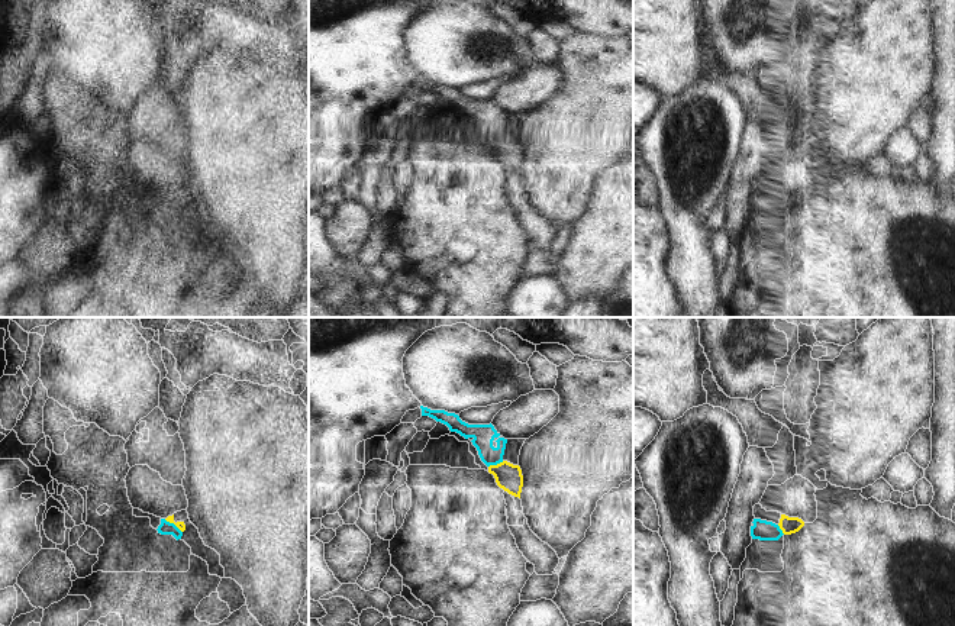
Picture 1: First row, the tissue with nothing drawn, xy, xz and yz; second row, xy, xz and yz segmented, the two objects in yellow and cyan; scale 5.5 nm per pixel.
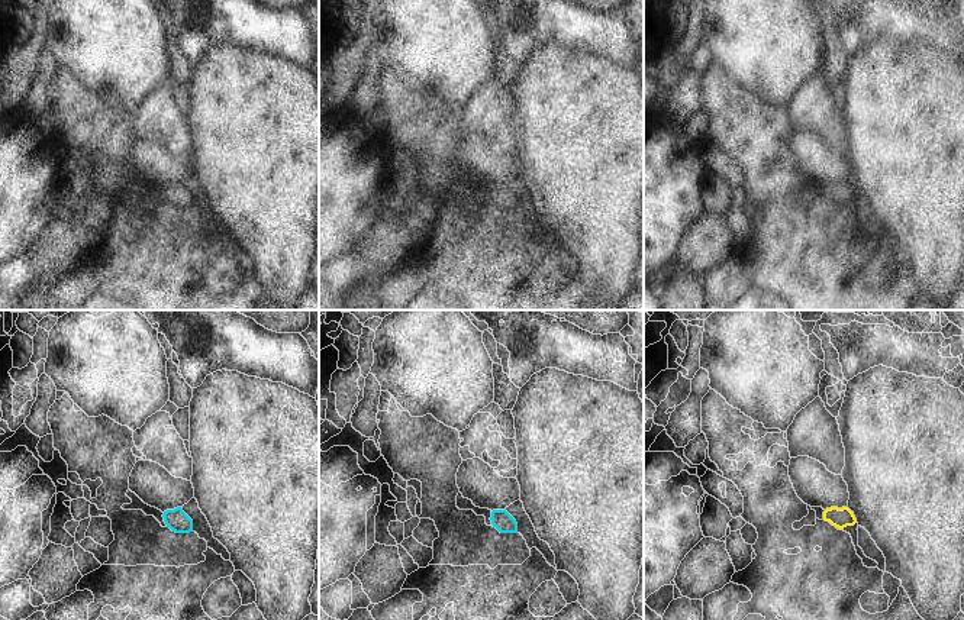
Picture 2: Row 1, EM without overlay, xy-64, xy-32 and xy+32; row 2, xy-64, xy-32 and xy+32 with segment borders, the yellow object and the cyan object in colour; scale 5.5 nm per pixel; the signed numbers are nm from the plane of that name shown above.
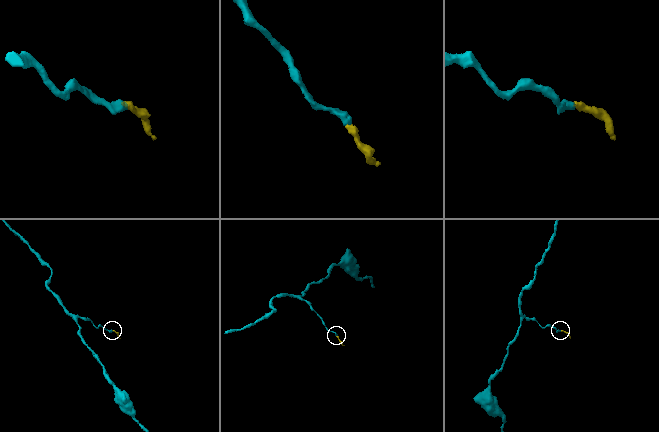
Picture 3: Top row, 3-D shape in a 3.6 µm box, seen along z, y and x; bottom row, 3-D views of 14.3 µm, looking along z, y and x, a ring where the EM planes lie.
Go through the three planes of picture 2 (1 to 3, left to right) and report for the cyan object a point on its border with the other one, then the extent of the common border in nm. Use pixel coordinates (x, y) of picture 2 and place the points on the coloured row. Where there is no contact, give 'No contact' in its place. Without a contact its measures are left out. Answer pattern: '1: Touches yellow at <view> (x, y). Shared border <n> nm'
1: No contact
2: No contact
3: No contact

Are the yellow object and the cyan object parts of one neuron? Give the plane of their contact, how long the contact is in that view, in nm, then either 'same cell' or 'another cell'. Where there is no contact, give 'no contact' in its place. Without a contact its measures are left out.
contact in xy; length 130 nm; same cell

